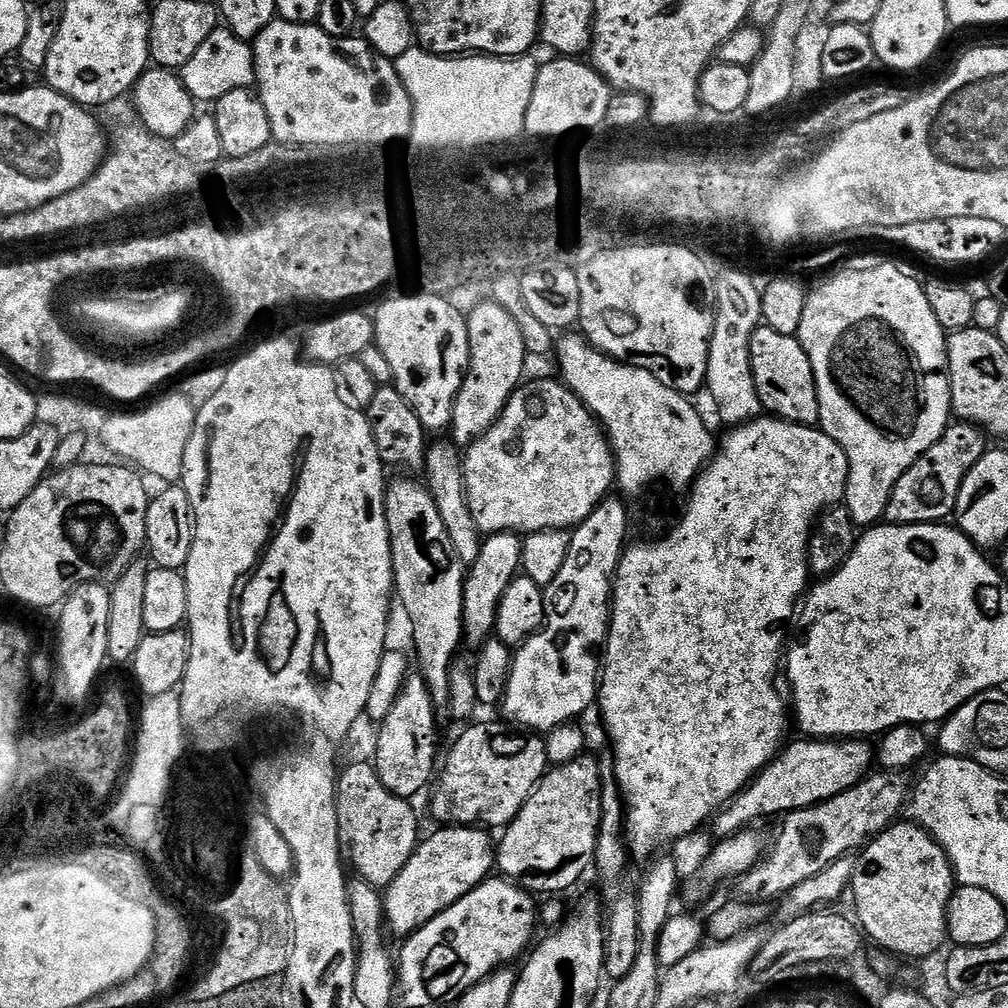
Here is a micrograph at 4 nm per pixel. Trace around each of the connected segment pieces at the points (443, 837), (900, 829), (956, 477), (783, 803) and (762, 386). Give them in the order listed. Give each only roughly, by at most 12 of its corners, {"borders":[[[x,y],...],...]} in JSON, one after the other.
{"borders":[[[444,826],[383,889],[411,936],[493,875],[487,831]],[[919,824],[855,857],[863,935],[923,958],[948,940],[952,864]],[[949,423],[898,478],[883,519],[935,524],[986,451],[974,424]],[[799,738],[717,811],[717,837],[850,790],[867,739]],[[757,328],[750,362],[760,407],[819,425],[814,370],[796,336]]]}

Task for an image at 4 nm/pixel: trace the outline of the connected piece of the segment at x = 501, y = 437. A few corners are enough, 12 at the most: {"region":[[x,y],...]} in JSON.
{"region":[[559,379],[521,383],[462,456],[484,534],[571,530],[614,484]]}

